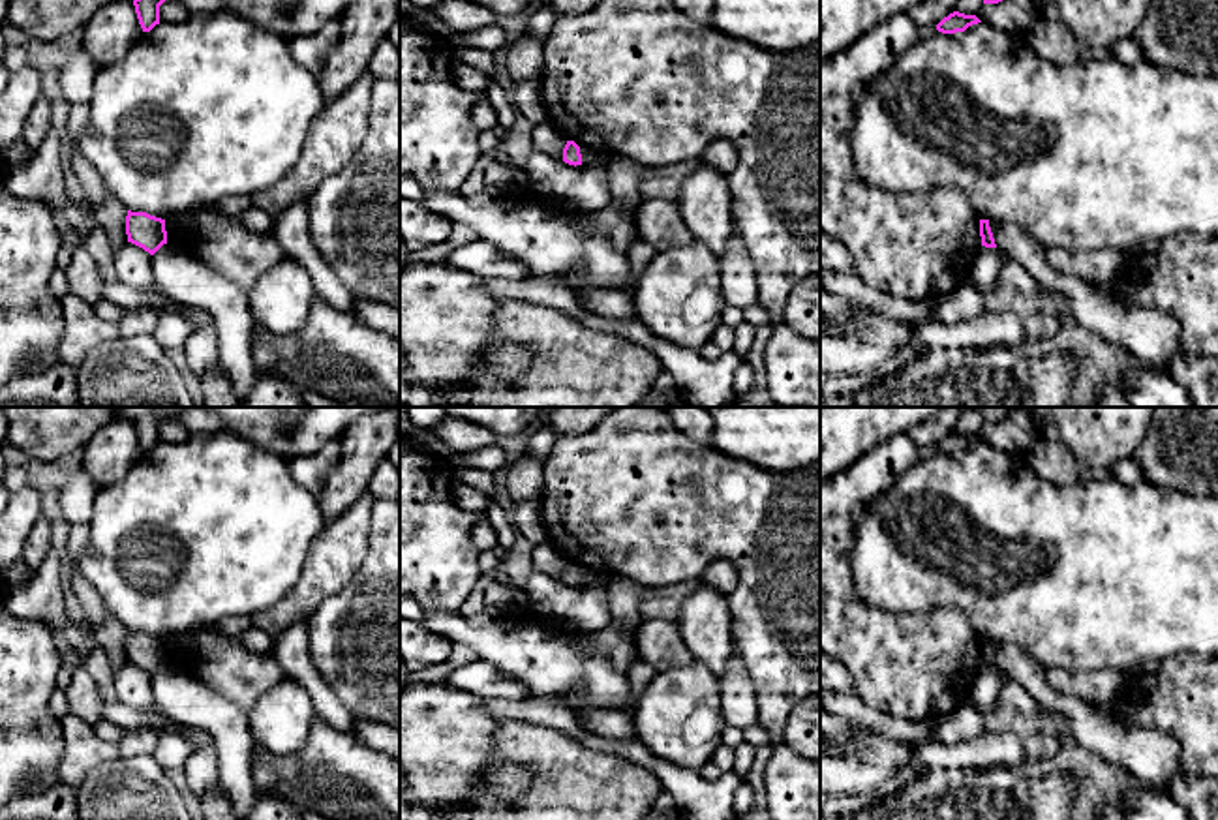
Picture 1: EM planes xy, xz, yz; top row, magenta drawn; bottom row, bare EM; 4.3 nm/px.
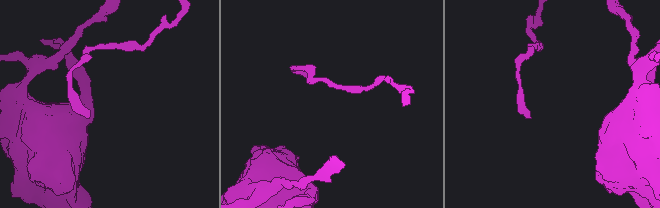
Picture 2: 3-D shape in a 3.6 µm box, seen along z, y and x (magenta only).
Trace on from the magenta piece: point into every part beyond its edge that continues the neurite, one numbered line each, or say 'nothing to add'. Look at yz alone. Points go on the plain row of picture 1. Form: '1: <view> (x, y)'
nothing to add

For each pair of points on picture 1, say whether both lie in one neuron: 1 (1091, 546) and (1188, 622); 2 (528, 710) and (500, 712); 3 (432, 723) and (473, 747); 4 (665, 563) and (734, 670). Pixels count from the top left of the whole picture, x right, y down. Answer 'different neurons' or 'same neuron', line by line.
1: same neuron
2: same neuron
3: same neuron
4: different neurons

